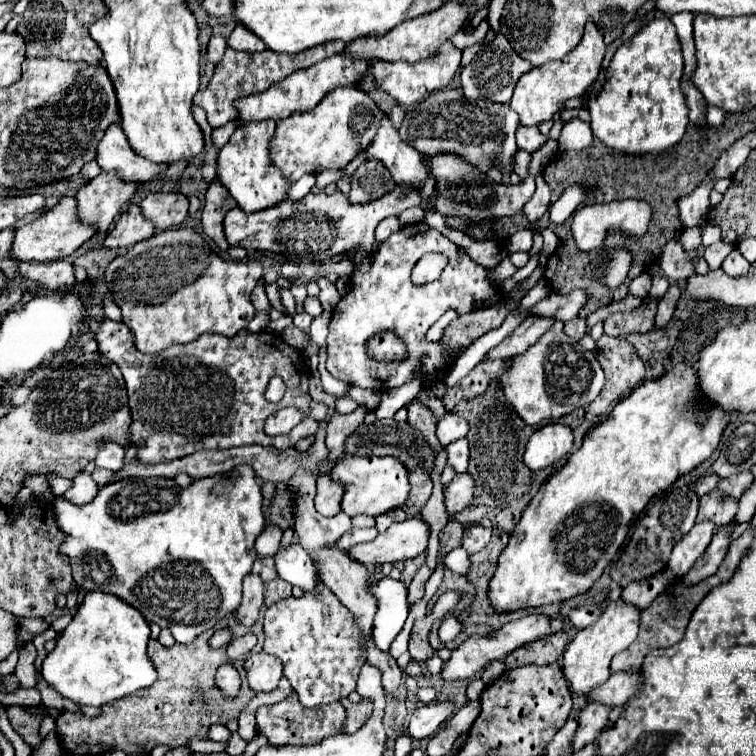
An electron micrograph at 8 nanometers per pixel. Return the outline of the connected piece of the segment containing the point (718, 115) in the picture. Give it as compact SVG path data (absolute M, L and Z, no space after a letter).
M707 106L707 124L709 126L721 126L725 118L725 112L717 106Z

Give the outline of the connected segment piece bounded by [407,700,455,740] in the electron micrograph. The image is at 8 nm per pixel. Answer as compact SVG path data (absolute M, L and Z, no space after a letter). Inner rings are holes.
M451 700L445 702L433 702L427 706L421 706L415 710L415 714L411 718L417 718L417 722L409 722L409 734L413 740L421 740L421 738L429 738L433 736L441 724L445 720L449 720L449 716L453 714L455 704Z

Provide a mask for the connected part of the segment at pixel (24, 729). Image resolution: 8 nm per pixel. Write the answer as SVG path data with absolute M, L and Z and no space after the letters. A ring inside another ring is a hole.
M9 706L7 716L11 726L21 734L21 738L31 748L37 748L41 744L39 728L41 728L41 720L45 718L45 710L41 710L41 714L33 714L27 706Z

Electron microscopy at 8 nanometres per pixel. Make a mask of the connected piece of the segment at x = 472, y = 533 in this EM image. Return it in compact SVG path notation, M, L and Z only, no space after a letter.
M471 526L471 530L465 530L463 534L463 548L469 554L475 554L479 550L483 550L491 540L491 530L481 528L481 526Z

